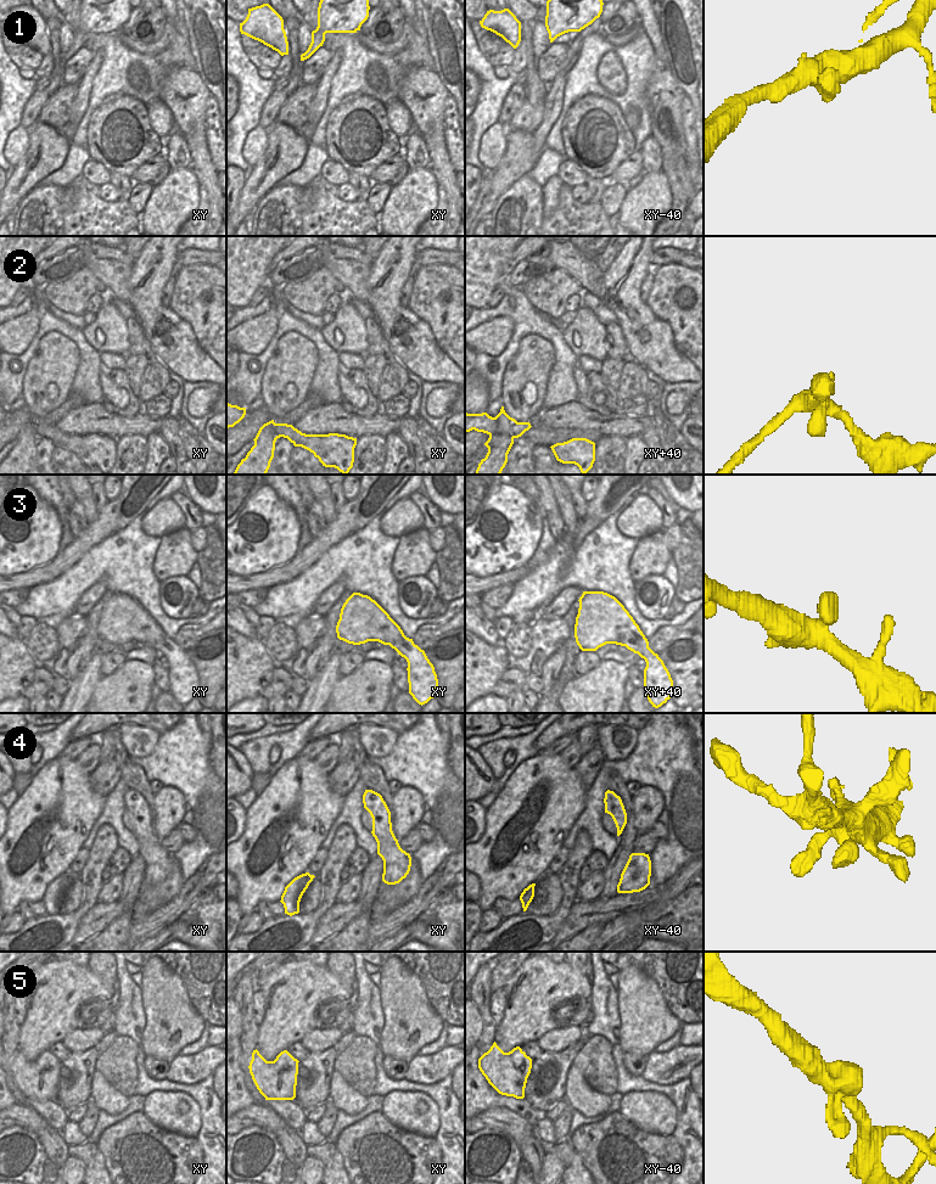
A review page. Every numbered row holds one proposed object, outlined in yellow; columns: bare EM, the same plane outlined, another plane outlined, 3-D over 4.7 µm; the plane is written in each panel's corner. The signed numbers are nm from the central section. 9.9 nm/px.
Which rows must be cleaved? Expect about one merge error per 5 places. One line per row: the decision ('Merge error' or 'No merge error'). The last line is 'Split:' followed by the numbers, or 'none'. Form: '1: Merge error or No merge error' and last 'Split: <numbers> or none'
1: No merge error
2: Merge error
3: No merge error
4: No merge error
5: No merge error
Split: 2.

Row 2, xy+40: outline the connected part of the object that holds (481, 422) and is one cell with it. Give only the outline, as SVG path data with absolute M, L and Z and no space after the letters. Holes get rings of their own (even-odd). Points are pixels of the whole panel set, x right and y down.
M465 413L465 433L470 431L483 432L487 434L494 434L499 430L499 422L497 416L492 417L487 413L482 414L467 414Z

